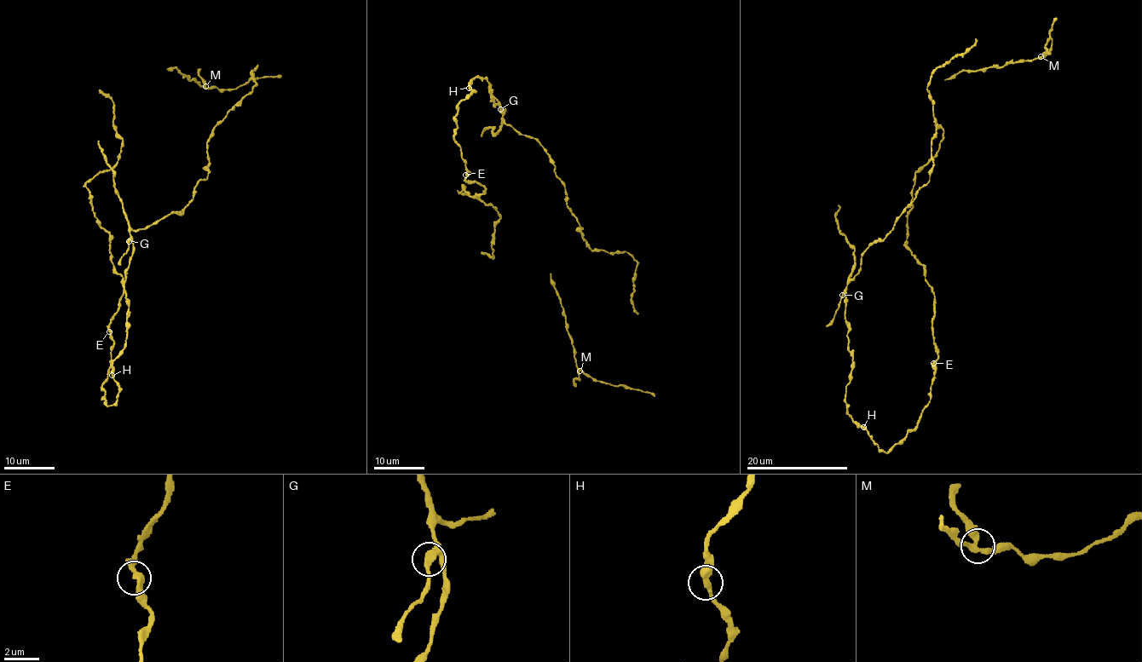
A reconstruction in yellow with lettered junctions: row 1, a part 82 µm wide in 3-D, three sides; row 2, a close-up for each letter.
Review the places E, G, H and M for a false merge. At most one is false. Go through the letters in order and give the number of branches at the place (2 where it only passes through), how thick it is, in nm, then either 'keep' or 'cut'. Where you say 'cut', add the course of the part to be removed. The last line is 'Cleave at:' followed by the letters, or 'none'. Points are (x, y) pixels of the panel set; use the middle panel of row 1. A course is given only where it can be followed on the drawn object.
E: 2 branches meet; 320 nm thick; keep
G: 3 branches meet; 280 nm thick; cut; foreign part runs (501, 109), (491, 93), (492, 83)
H: 2 branches meet; 320 nm thick; keep
M: 3 branches meet; 280 nm thick; keep
Cleave at: G

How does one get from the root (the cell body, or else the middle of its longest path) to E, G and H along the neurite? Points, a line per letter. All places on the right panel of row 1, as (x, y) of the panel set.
E: (927, 405), (936, 371), (933, 363)
G: (927, 405), (918, 424), (888, 452), (853, 420), (845, 402), (853, 353), (848, 346), (843, 295)
H: (927, 405), (918, 424), (888, 452), (882, 451), (863, 427)

